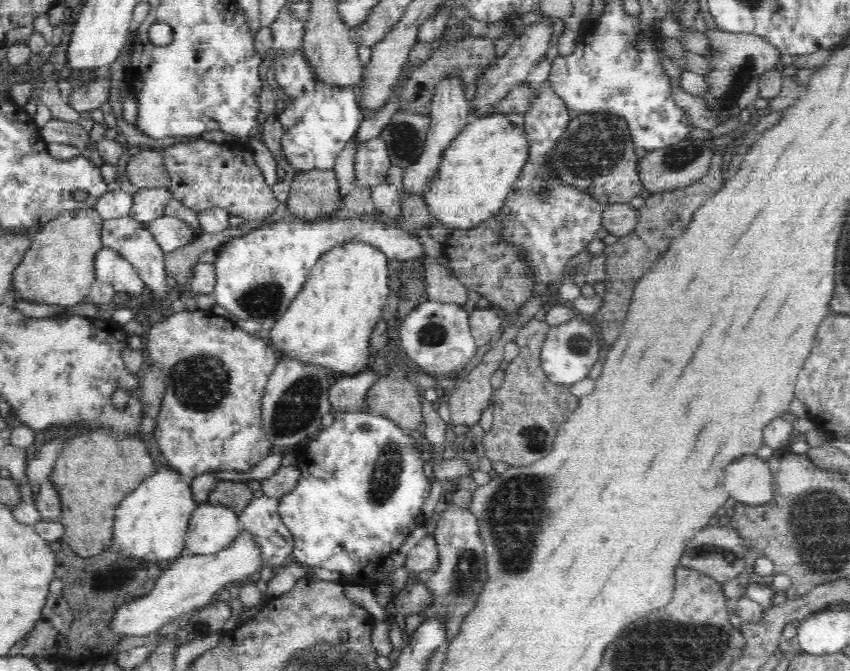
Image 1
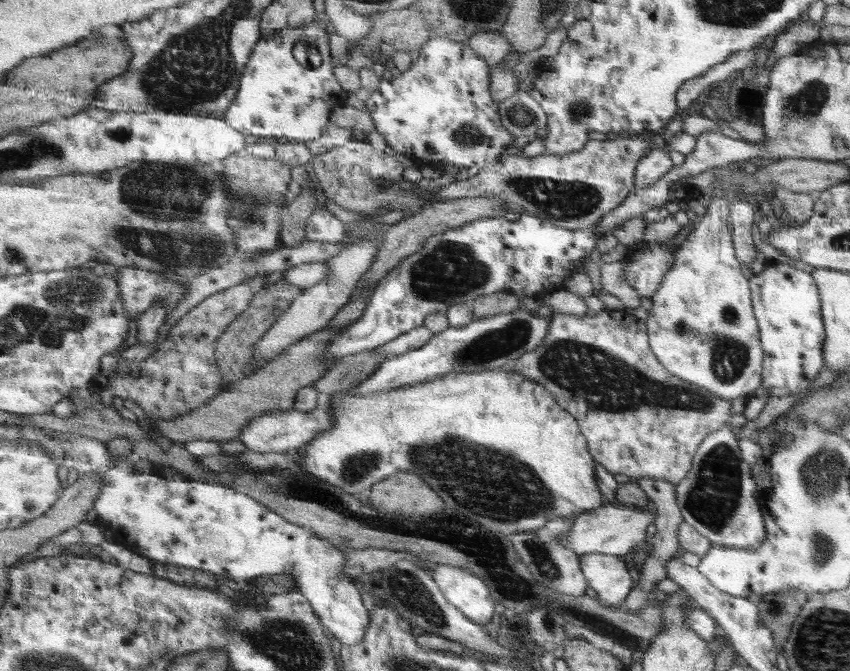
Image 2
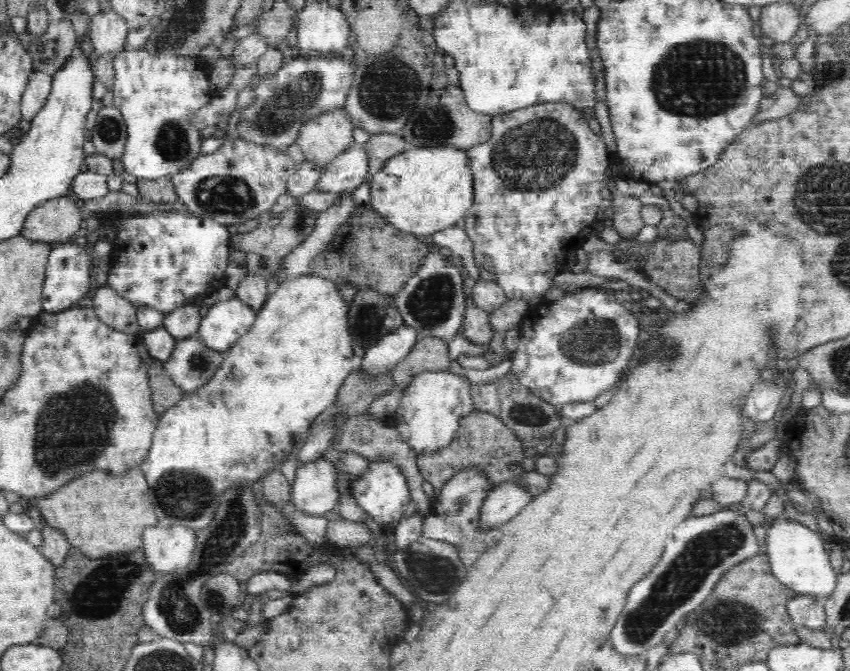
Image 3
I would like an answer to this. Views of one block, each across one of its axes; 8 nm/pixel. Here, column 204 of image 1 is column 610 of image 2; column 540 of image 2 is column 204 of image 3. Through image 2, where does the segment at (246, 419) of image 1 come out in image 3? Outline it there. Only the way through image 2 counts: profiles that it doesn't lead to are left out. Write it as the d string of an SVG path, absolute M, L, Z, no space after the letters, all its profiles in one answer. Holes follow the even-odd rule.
M197 336L178 339L172 356L164 363L165 371L183 392L202 388L223 362L226 352L212 351Z

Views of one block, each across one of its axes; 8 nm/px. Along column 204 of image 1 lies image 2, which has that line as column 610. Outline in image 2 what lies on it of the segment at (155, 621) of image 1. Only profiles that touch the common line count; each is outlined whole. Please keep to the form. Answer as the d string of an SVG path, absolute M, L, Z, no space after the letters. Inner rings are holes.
M590 553L580 557L581 571L589 584L589 591L596 594L599 602L606 605L622 606L632 589L632 578L618 556L610 554Z

